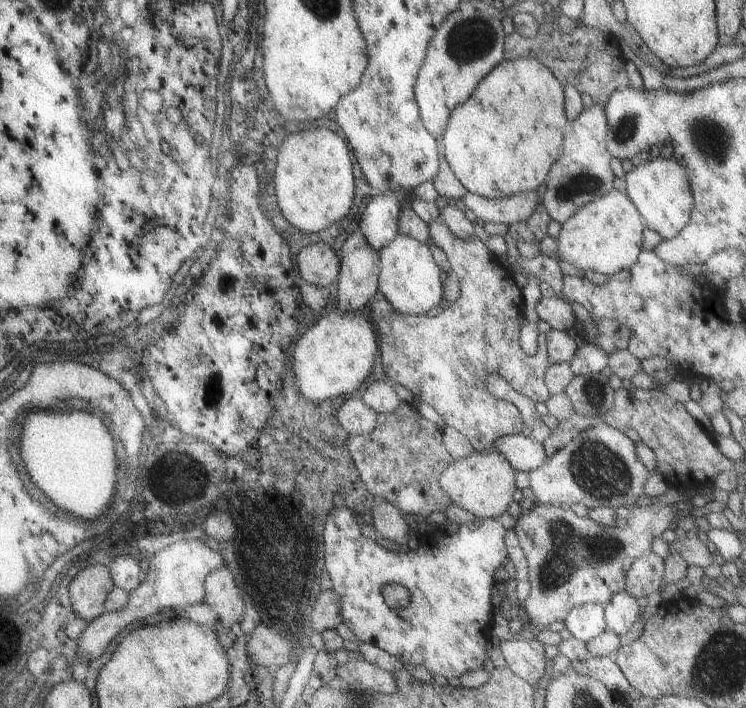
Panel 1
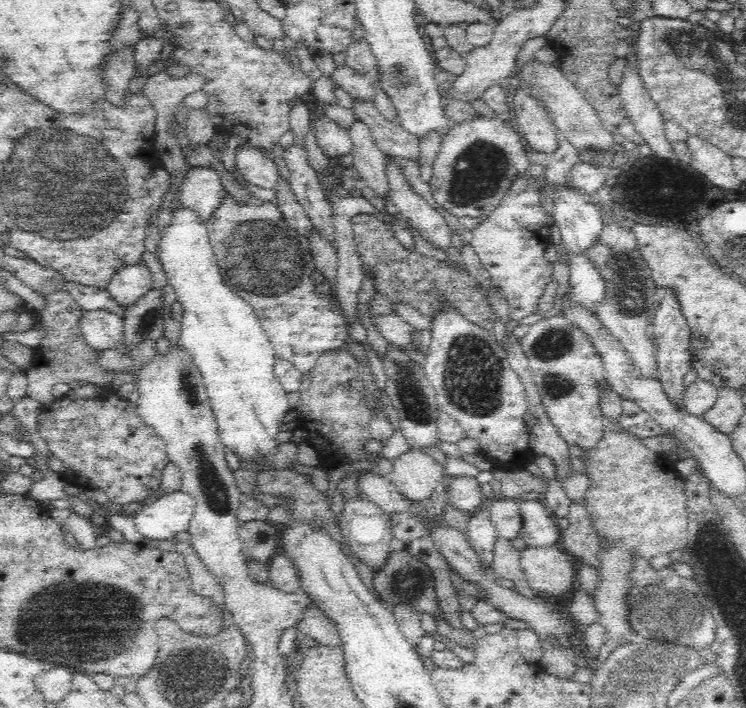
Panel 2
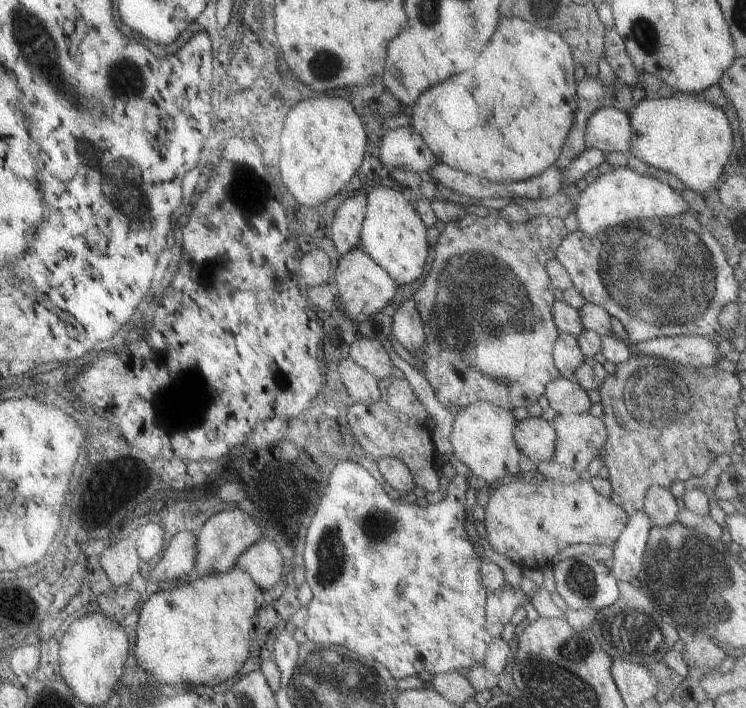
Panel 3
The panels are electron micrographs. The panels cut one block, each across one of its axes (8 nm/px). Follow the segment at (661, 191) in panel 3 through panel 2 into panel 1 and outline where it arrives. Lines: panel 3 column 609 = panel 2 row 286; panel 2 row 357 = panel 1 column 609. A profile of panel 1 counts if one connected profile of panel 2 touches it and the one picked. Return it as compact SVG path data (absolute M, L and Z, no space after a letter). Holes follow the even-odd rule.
M611 187L605 196L586 202L560 224L559 234L555 238L555 260L559 266L571 264L582 272L593 270L611 276L629 268L637 260L637 255L642 251L644 228L629 197Z

